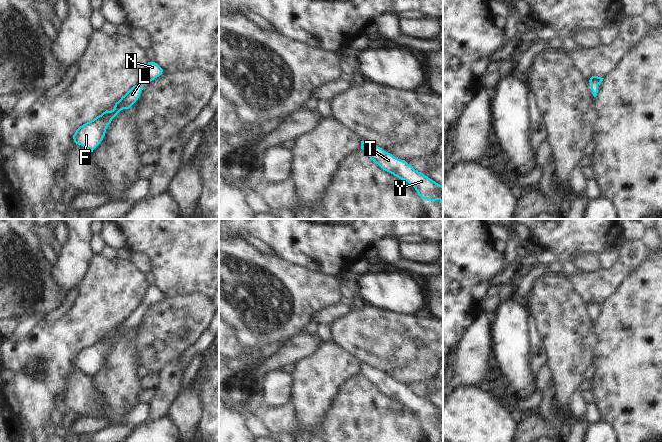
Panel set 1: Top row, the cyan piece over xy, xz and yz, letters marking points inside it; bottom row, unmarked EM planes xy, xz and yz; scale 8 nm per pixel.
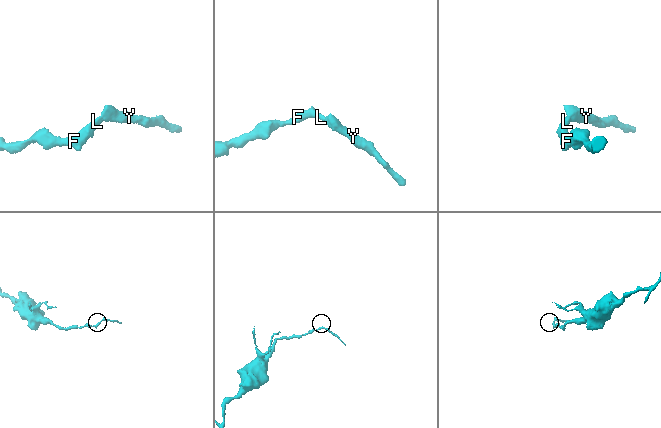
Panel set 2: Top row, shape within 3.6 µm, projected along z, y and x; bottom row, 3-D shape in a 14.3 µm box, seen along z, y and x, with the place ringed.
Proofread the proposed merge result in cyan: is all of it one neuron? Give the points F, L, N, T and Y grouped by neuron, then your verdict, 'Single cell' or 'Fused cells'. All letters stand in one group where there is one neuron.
Groups: F L N T Y. Single cell

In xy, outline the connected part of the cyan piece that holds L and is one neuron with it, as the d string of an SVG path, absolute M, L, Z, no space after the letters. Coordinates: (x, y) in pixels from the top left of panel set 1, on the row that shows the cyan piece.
M148 62L140 79L140 83L133 86L121 99L115 103L114 109L106 110L93 120L80 126L73 135L74 142L85 147L88 151L93 150L103 140L106 129L112 119L123 109L129 109L139 98L142 86L159 77L163 69L155 62Z

